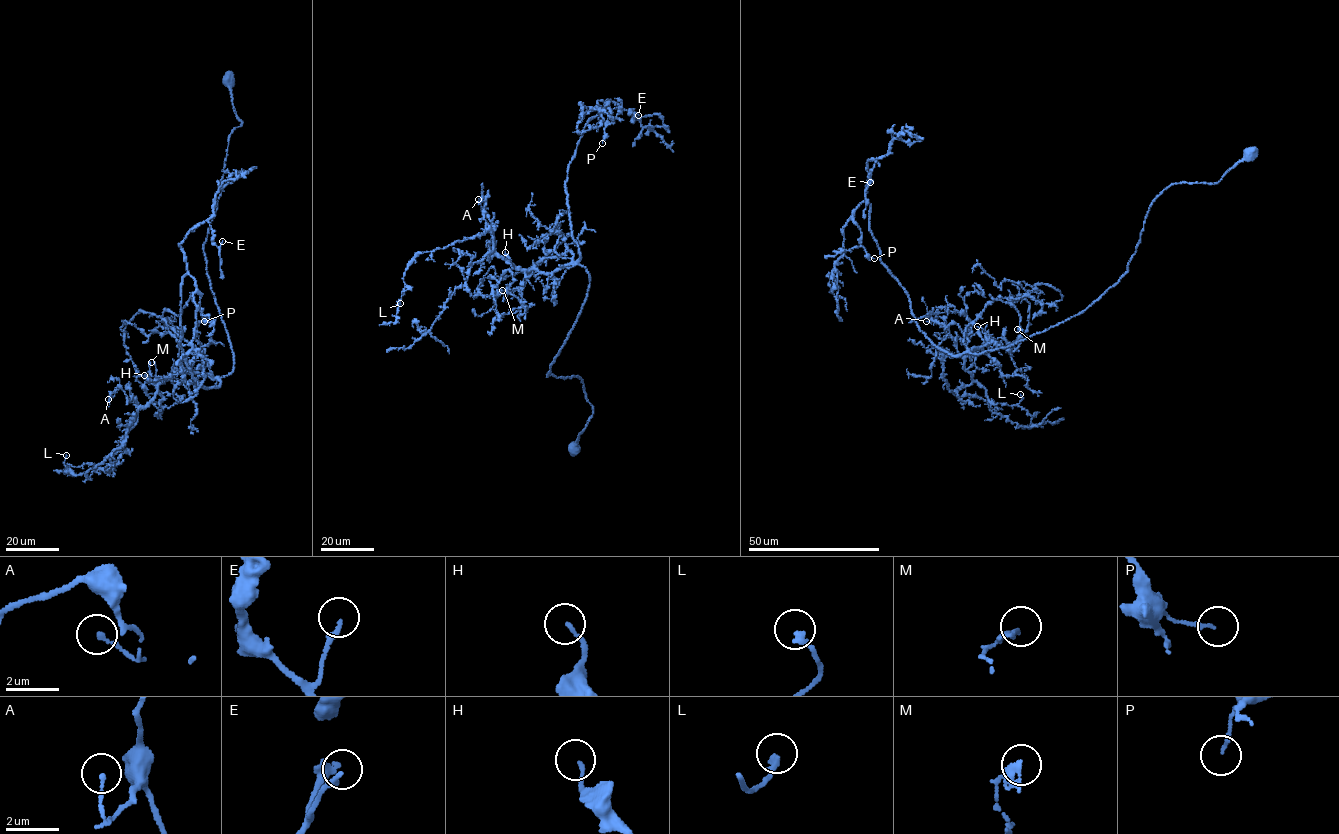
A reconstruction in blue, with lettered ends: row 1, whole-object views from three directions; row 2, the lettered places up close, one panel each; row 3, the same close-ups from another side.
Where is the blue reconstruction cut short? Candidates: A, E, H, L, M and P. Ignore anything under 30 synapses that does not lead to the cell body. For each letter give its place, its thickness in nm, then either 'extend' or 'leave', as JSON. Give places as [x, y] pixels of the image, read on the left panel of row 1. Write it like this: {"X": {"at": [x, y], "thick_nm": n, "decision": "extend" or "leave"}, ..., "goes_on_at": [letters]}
{"A": {"at": [108, 399], "thick_nm": 170, "decision": "leave"}, "E": {"at": [222, 241], "thick_nm": 200, "decision": "leave"}, "H": {"at": [144, 375], "thick_nm": 130, "decision": "leave"}, "L": {"at": [66, 455], "thick_nm": 240, "decision": "leave"}, "M": {"at": [151, 362], "thick_nm": 200, "decision": "leave"}, "P": {"at": [204, 321], "thick_nm": 130, "decision": "leave"}, "goes_on_at": []}

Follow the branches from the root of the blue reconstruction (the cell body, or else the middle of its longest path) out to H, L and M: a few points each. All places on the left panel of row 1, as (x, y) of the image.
H: (228, 79), (242, 122), (229, 136), (203, 248), (234, 366), (214, 378), (176, 372), (157, 383), (144, 375)
L: (228, 79), (242, 122), (229, 136), (203, 248), (232, 371), (176, 372), (102, 462), (65, 473), (66, 455)
M: (228, 79), (242, 122), (229, 136), (203, 248), (234, 366), (221, 377), (176, 372), (154, 384), (151, 362)

